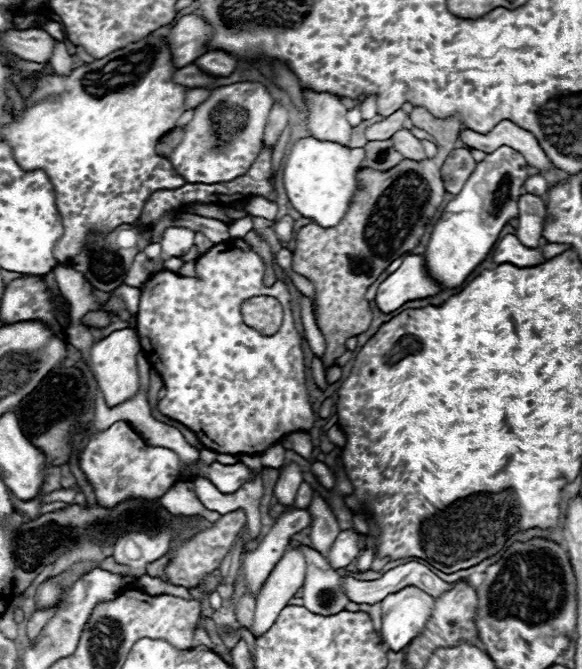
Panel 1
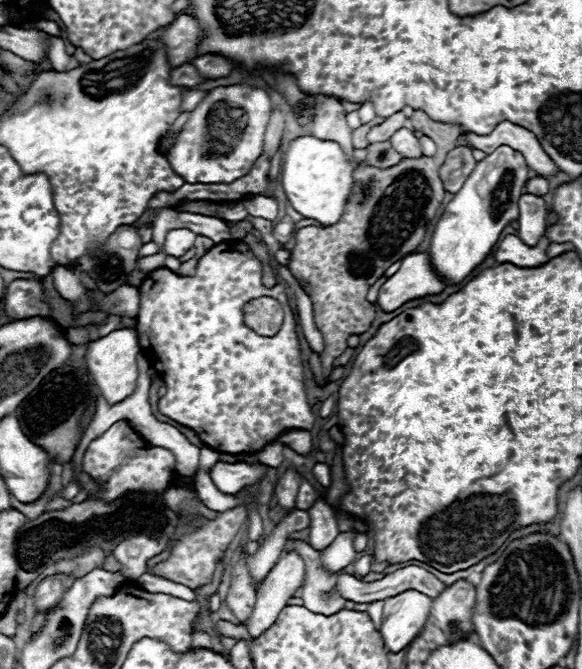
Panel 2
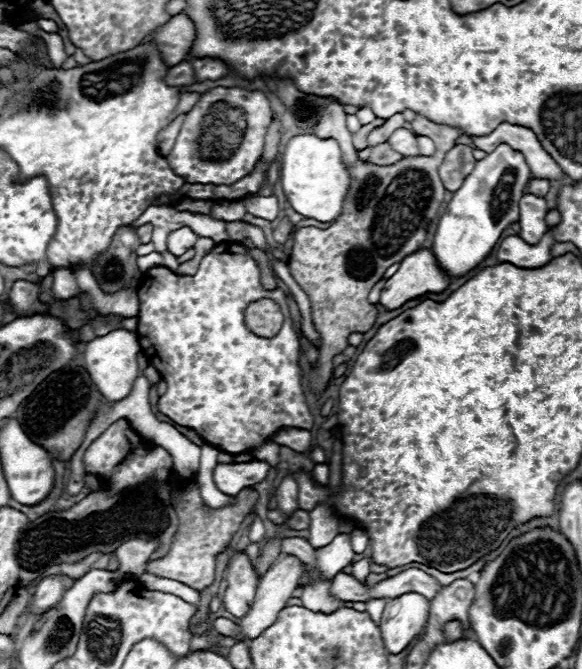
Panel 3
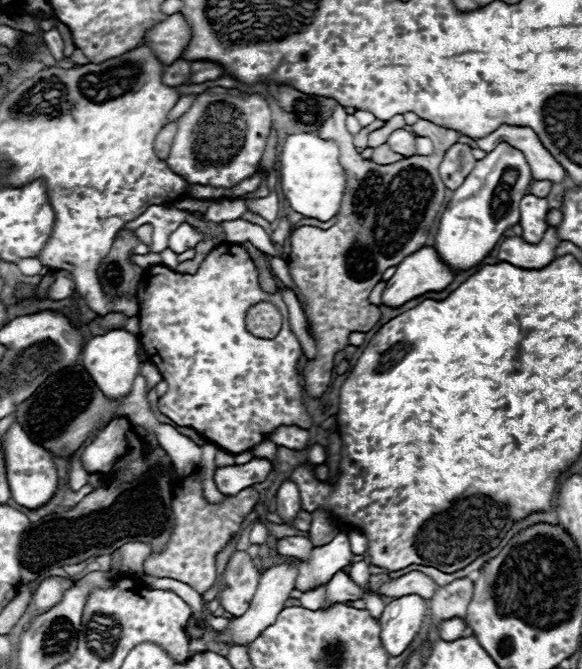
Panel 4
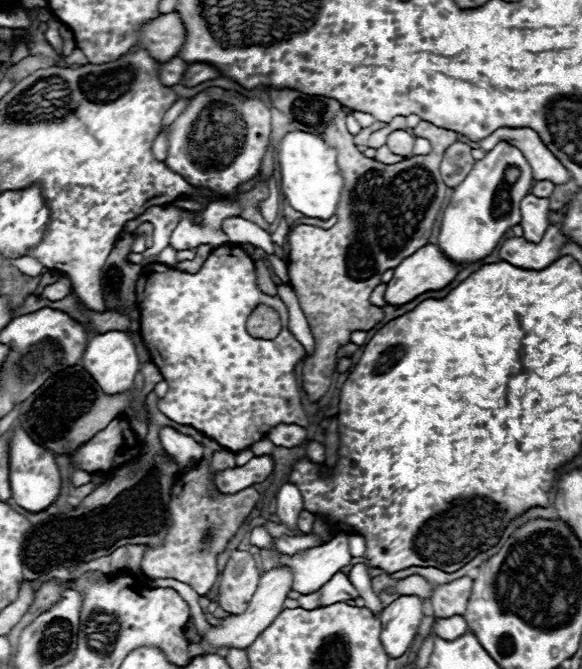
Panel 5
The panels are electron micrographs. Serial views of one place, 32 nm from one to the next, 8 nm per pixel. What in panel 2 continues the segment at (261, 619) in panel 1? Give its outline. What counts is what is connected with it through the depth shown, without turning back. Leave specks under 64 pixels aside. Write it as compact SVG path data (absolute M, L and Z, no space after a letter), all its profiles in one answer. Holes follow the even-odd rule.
M284 552L280 562L268 572L268 578L256 590L256 604L246 630L258 638L278 618L280 610L288 606L288 600L304 584L304 560L296 552Z

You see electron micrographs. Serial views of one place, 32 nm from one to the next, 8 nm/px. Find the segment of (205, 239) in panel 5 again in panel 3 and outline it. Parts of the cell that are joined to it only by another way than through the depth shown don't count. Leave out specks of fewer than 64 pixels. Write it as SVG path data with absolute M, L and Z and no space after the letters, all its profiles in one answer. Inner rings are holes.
M220 202L220 204L214 204L210 216L216 218L216 220L224 220L224 222L236 222L236 220L242 220L246 214L246 208L240 202ZM188 226L178 228L174 232L168 234L168 242L166 242L166 250L172 252L174 256L182 256L188 248L192 248L198 240L198 234L194 234Z

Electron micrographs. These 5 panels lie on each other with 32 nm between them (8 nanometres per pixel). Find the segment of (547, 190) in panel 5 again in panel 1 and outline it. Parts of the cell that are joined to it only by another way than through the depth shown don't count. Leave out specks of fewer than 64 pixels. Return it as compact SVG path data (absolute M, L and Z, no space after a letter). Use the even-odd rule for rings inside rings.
M540 174L528 176L526 182L524 182L524 192L530 192L530 194L536 194L536 196L542 196L546 190L548 190L548 182L546 182Z

